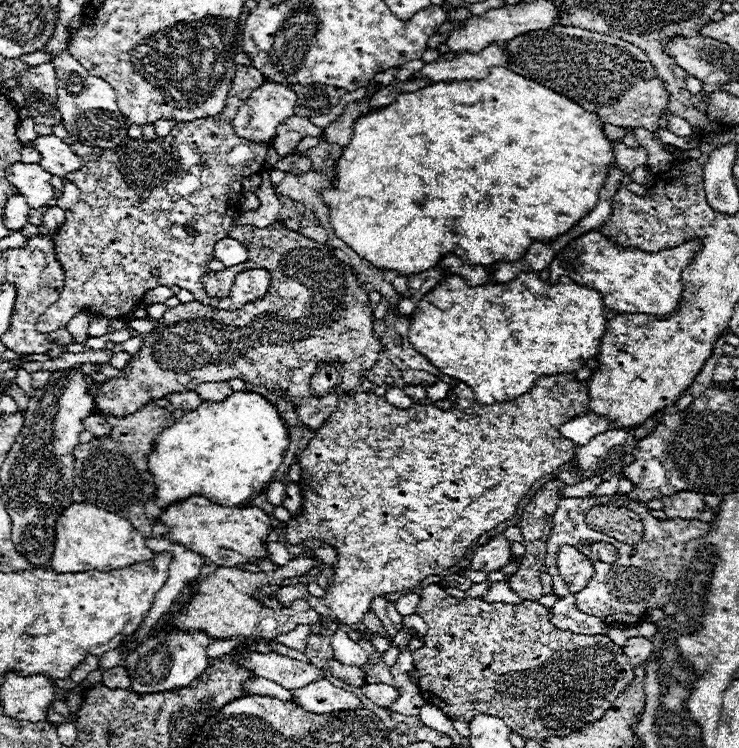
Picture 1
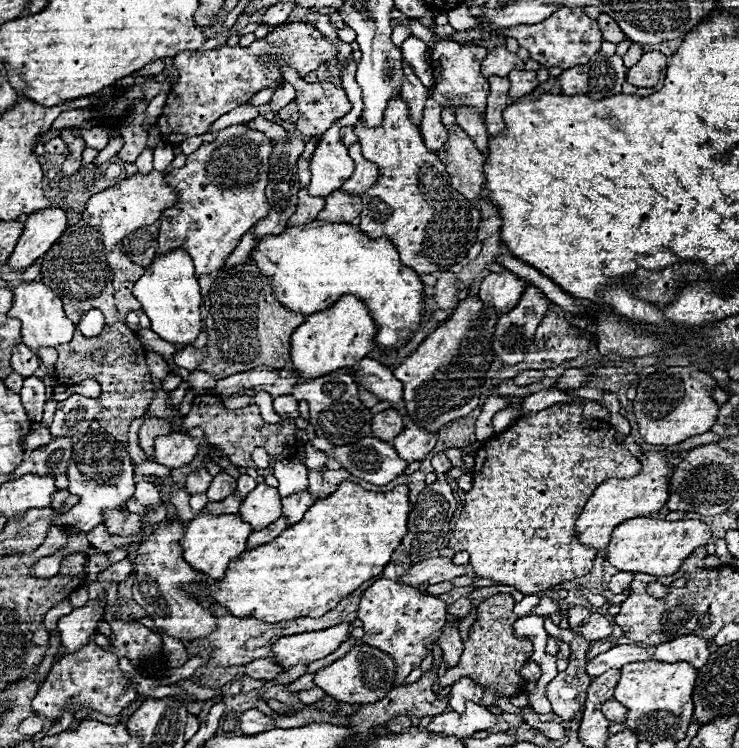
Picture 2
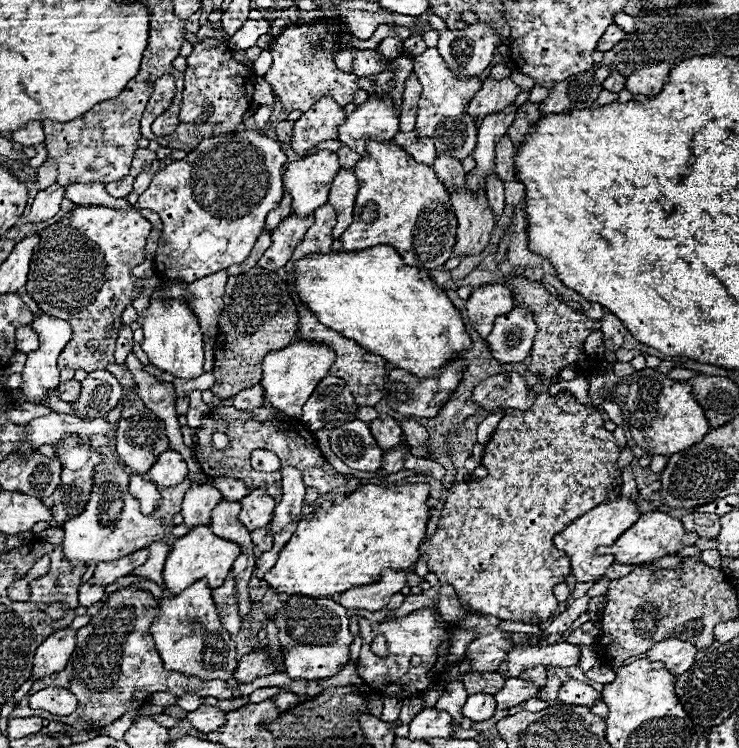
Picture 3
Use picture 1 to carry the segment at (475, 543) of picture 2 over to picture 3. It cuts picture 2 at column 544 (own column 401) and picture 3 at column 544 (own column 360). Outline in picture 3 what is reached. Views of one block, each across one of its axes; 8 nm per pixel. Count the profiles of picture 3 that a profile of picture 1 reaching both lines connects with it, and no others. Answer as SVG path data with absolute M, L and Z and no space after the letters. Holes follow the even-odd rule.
M548 392L538 394L536 402L530 410L508 410L504 414L504 418L498 422L492 438L488 440L488 444L484 448L484 456L482 456L482 466L488 470L488 476L474 478L474 480L468 480L462 484L454 484L450 488L448 498L446 498L444 508L442 508L442 514L440 514L440 520L438 520L438 530L430 540L426 540L420 546L420 554L424 554L428 558L430 572L434 572L438 576L440 584L452 584L458 590L458 596L462 598L462 602L466 604L468 610L472 610L476 614L484 614L484 616L498 616L500 620L518 620L518 622L524 622L528 618L548 620L550 614L558 606L558 602L552 594L552 588L570 576L570 558L554 548L552 538L558 532L562 532L564 526L570 524L574 518L586 514L586 510L592 510L594 506L606 502L610 492L622 484L620 470L616 466L618 456L620 456L618 442L614 440L612 432L604 430L604 420L596 408L580 404L572 394L562 394L562 392L556 396L550 396Z

